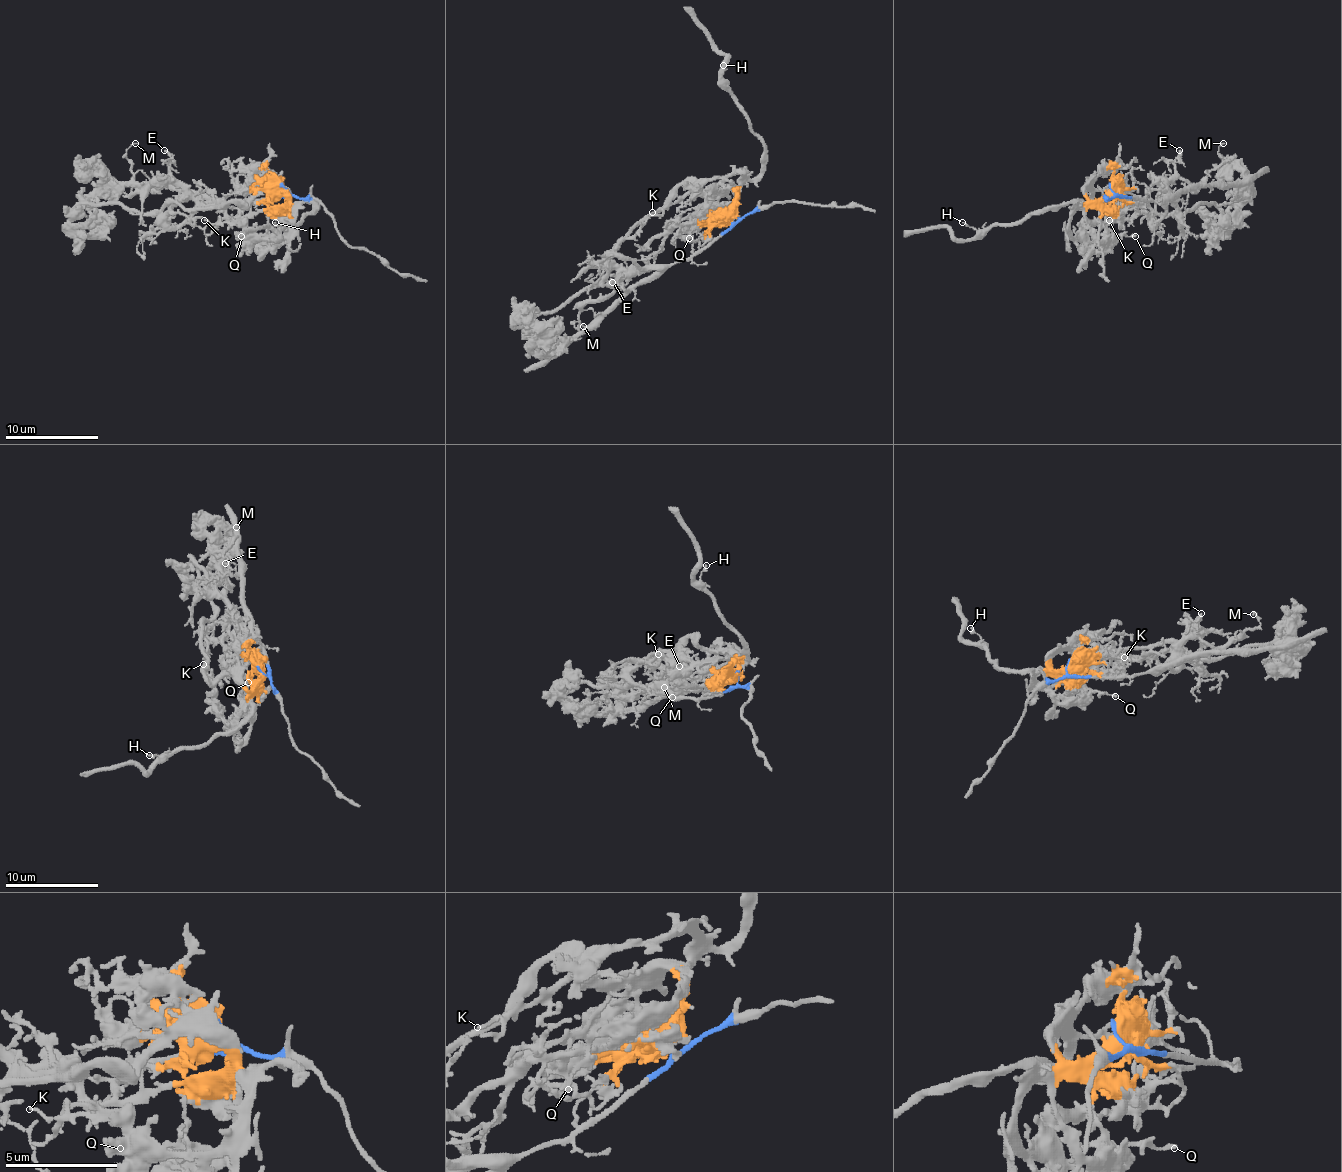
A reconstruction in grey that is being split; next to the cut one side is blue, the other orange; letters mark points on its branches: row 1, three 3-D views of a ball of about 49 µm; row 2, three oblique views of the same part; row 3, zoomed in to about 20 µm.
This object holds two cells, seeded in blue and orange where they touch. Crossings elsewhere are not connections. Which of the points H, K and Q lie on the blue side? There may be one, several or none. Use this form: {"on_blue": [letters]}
{"on_blue": []}

